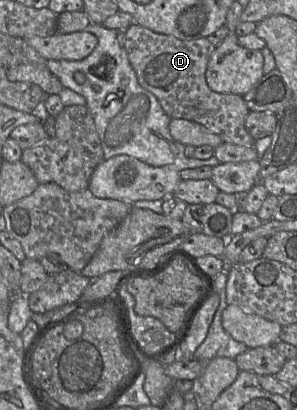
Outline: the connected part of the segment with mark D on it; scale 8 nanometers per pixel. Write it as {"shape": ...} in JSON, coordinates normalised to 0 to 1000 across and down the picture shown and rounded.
{"shape":[[[455,54],[418,73],[418,85],[418,117],[468,205],[532,241],[542,261],[576,290],[626,290],[660,298],[734,329],[751,346],[855,359],[862,341],[825,312],[825,290],[842,268],[818,237],[798,229],[731,227],[710,220],[694,200],[697,156],[727,115],[697,93],[609,98],[582,85],[525,80]]]}

